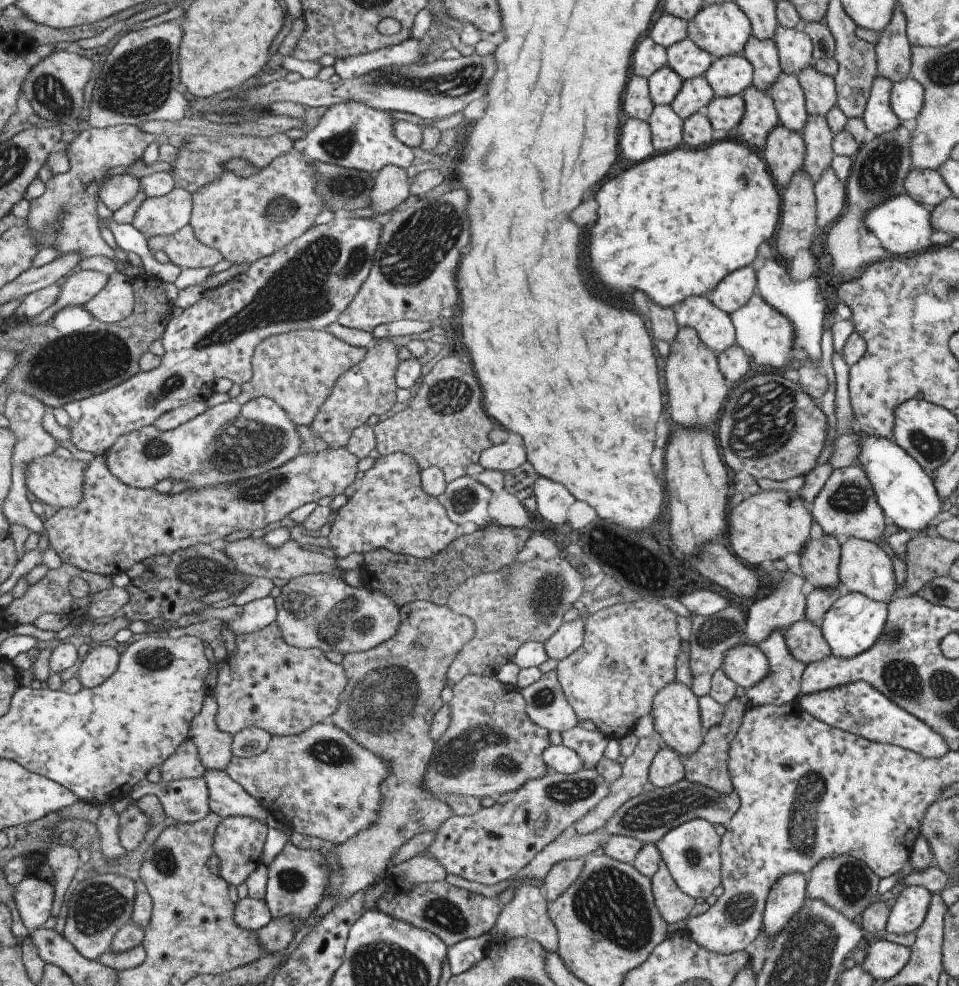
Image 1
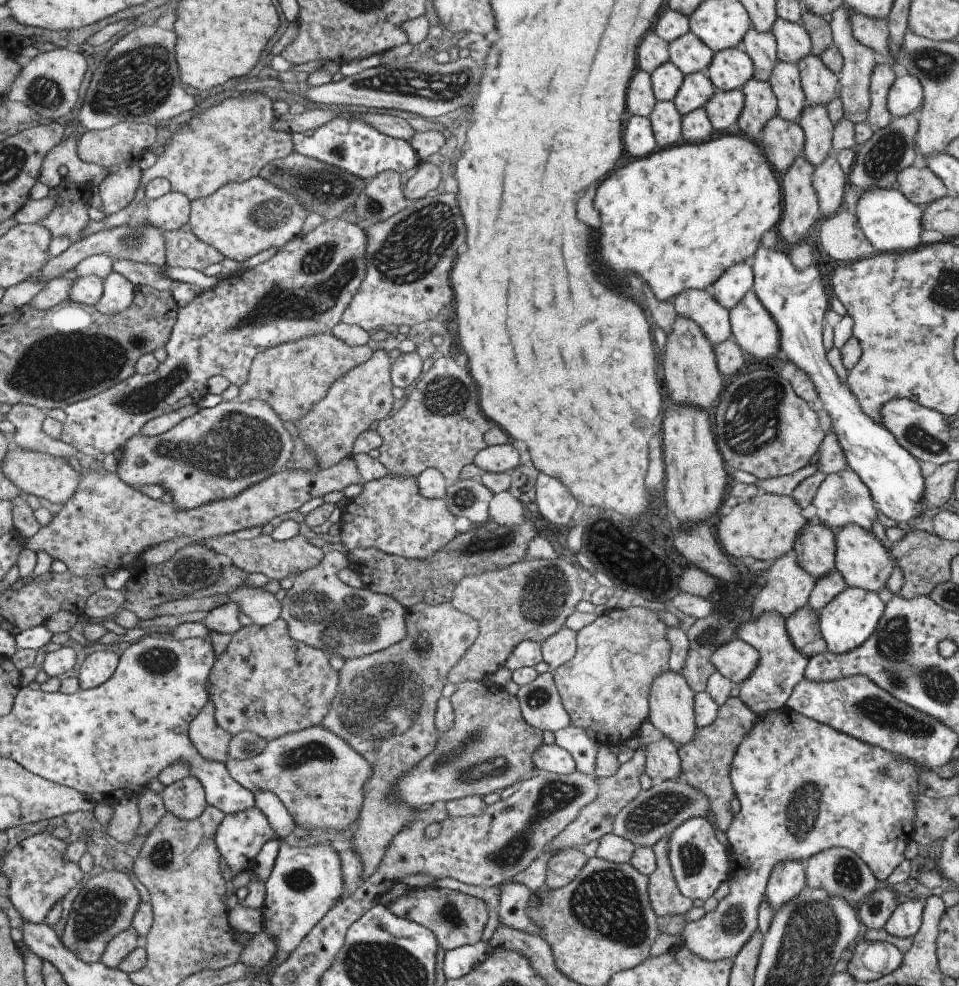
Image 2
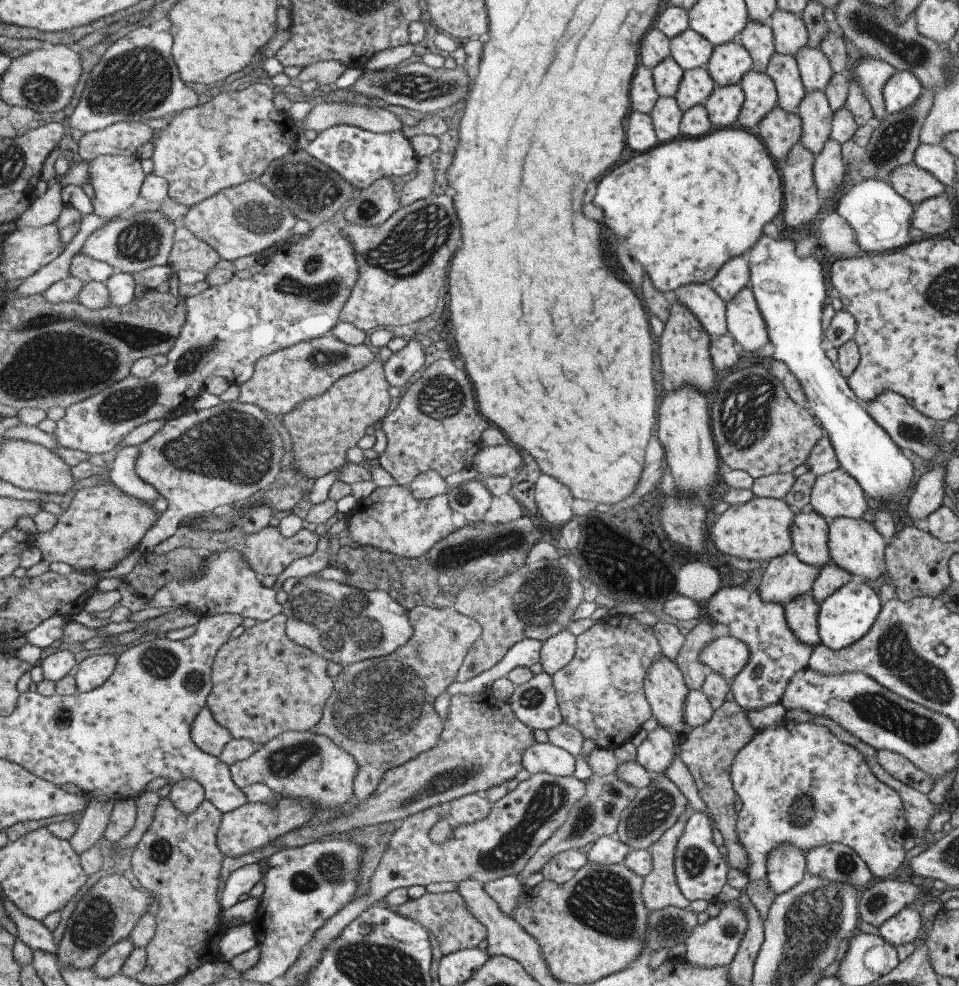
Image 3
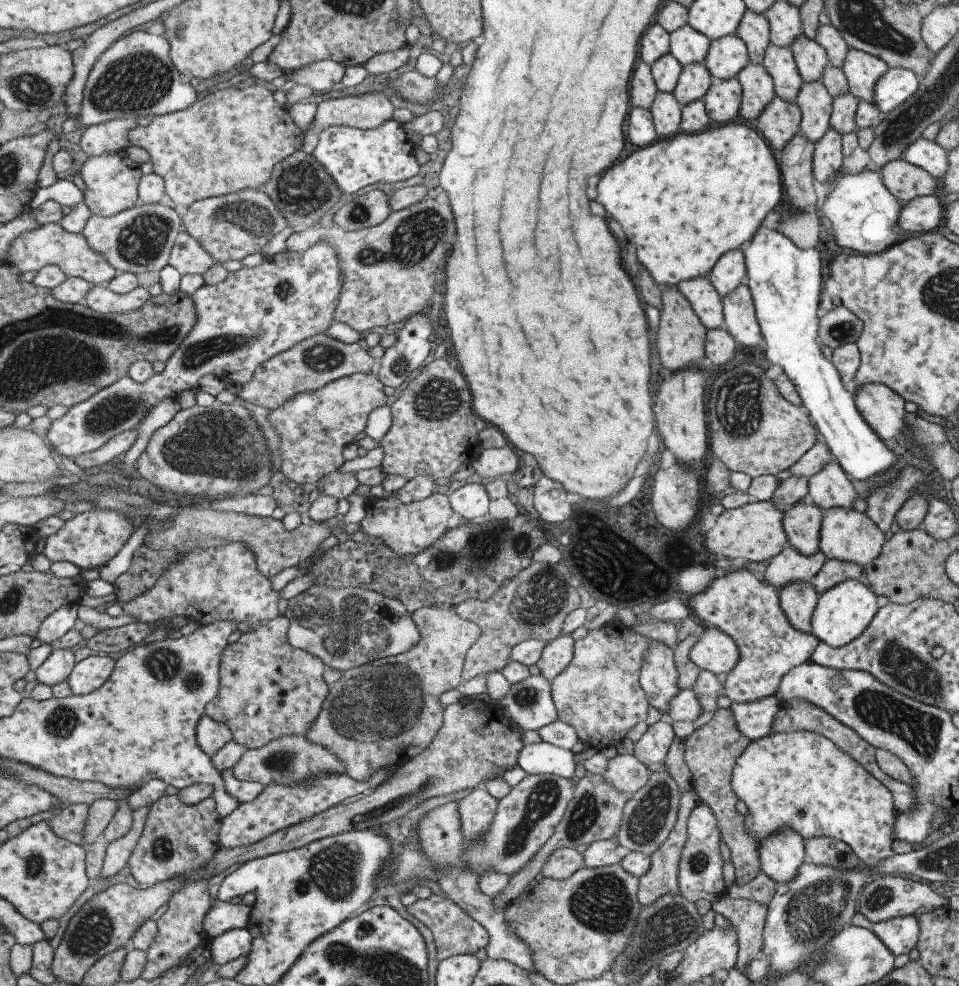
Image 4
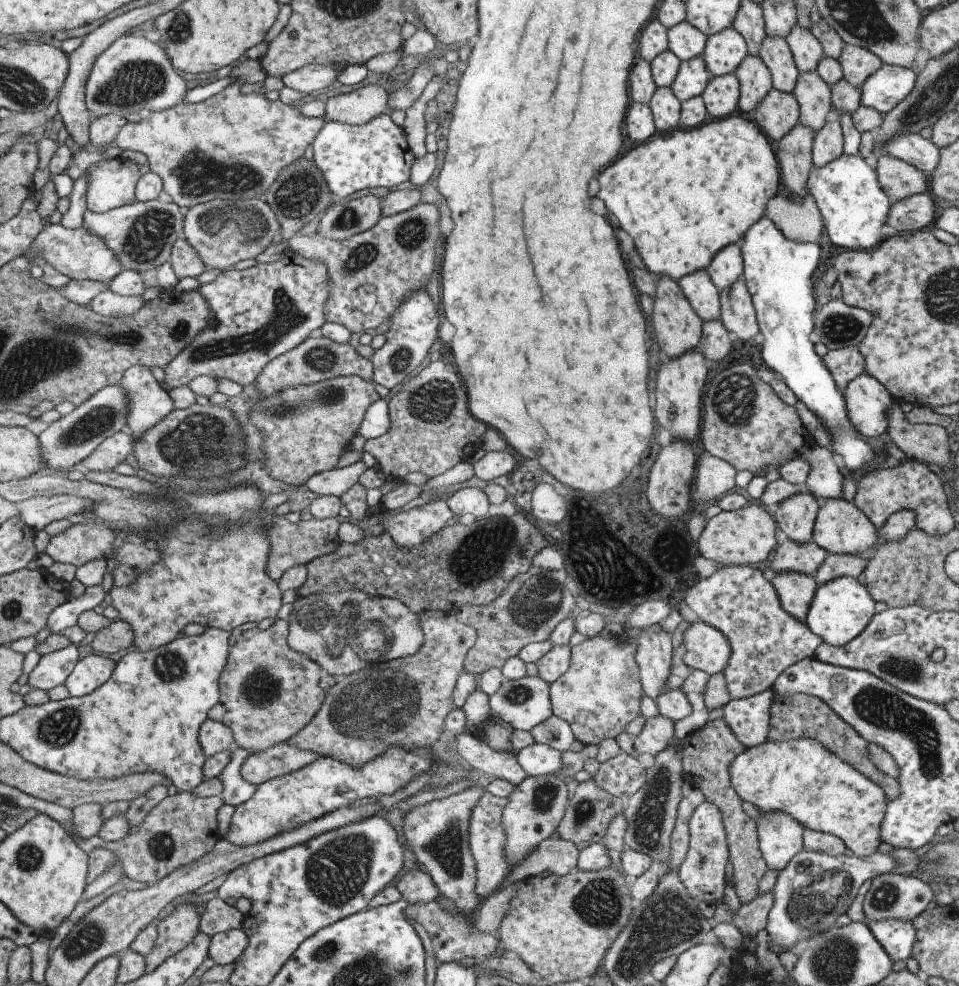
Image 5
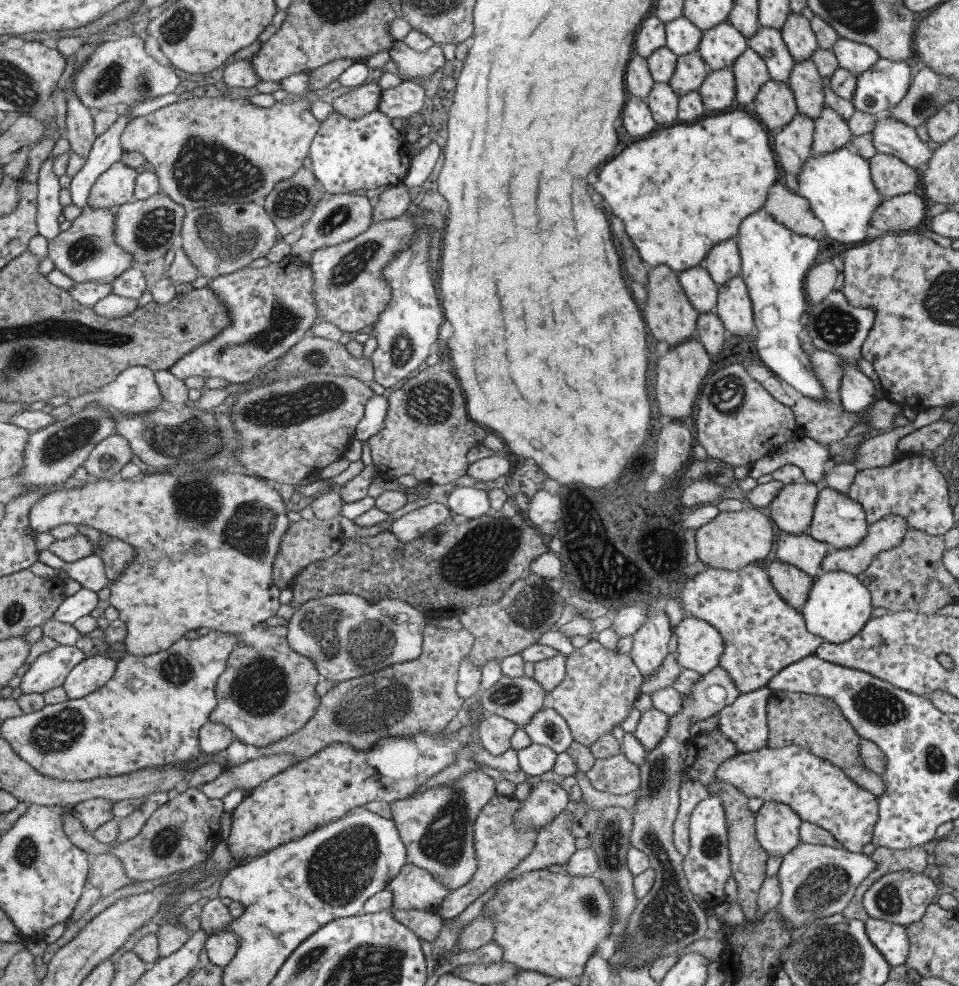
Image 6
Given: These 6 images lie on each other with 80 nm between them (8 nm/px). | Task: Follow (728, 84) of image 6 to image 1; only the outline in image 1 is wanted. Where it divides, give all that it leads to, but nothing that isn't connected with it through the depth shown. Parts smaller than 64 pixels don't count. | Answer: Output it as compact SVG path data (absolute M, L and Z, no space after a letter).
M742 95L730 97L714 96L709 101L709 104L703 108L703 113L717 136L722 136L729 130L733 130L737 126L743 111Z

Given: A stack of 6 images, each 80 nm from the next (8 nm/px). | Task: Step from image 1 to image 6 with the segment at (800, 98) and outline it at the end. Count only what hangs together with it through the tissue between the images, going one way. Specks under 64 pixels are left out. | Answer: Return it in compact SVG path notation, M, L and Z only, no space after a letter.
M759 25L755 32L746 38L746 46L764 60L771 79L787 84L794 60L776 28Z

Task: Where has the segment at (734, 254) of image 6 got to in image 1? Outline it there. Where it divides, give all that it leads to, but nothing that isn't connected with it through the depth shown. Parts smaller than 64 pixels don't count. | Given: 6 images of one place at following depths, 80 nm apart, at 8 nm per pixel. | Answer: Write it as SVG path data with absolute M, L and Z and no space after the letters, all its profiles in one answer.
M749 265L727 273L704 297L728 315L735 312L756 290L756 278Z

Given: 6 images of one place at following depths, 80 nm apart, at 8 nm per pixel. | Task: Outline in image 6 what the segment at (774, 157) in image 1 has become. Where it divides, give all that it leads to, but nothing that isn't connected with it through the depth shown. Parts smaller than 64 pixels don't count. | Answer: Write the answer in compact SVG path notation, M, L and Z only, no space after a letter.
M767 79L753 97L753 112L763 126L778 131L796 112L796 102L787 84Z

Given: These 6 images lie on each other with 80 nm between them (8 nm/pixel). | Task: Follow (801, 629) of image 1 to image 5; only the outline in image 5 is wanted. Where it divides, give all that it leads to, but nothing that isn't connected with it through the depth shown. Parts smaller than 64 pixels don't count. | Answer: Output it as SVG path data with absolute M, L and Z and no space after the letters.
M785 571L770 573L768 580L773 585L783 610L786 610L793 618L804 622L817 585L813 576Z

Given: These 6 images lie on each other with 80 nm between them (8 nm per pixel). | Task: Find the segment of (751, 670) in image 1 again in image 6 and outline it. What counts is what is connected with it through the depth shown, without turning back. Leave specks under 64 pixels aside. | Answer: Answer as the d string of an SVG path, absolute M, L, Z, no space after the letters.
M694 616L683 617L672 632L677 638L675 662L681 668L702 675L718 664L723 641L710 624Z

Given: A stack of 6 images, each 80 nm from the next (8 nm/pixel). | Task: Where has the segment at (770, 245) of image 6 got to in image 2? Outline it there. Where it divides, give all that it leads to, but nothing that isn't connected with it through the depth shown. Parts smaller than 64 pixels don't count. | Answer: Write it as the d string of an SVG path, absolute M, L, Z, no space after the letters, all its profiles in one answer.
M760 244L753 253L750 269L753 273L751 289L777 327L780 336L778 350L811 381L823 412L829 416L830 430L837 437L847 468L858 474L859 480L867 487L876 510L881 510L895 522L907 522L917 515L930 513L922 508L925 466L899 446L882 424L874 423L862 413L855 396L846 383L840 381L827 360L821 345L821 332L829 304L817 266L811 264L806 269L797 270L781 245L770 249Z

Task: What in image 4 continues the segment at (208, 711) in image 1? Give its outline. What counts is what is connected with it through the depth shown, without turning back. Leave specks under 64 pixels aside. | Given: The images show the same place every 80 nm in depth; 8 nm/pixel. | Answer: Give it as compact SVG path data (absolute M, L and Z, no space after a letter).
M207 714L203 715L198 724L198 743L208 755L212 757L233 740L233 731L227 723L219 722Z

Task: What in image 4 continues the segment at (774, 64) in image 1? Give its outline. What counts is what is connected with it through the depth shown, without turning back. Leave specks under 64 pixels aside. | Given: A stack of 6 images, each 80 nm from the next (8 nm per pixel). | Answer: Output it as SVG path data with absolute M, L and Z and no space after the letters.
M746 8L739 19L735 34L744 42L748 60L761 64L763 53L770 43L768 22L764 15Z

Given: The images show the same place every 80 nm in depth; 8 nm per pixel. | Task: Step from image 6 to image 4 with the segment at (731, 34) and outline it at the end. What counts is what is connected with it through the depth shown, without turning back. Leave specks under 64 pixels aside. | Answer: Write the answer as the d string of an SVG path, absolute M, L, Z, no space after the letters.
M733 33L710 41L703 63L714 81L722 81L735 77L747 61L746 46Z

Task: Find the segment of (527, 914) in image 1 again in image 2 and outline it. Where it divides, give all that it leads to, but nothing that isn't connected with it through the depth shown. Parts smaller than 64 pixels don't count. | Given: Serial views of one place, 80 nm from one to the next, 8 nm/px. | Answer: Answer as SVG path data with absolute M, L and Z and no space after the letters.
M501 881L498 883L498 903L496 904L498 922L511 928L538 934L536 927L525 914L524 908L533 890L517 881Z

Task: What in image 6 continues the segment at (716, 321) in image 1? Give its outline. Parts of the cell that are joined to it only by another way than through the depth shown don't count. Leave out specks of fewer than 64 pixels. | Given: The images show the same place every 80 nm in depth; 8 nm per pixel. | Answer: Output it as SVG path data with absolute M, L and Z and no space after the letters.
M699 264L677 275L687 300L698 314L714 311L717 286L705 268Z

